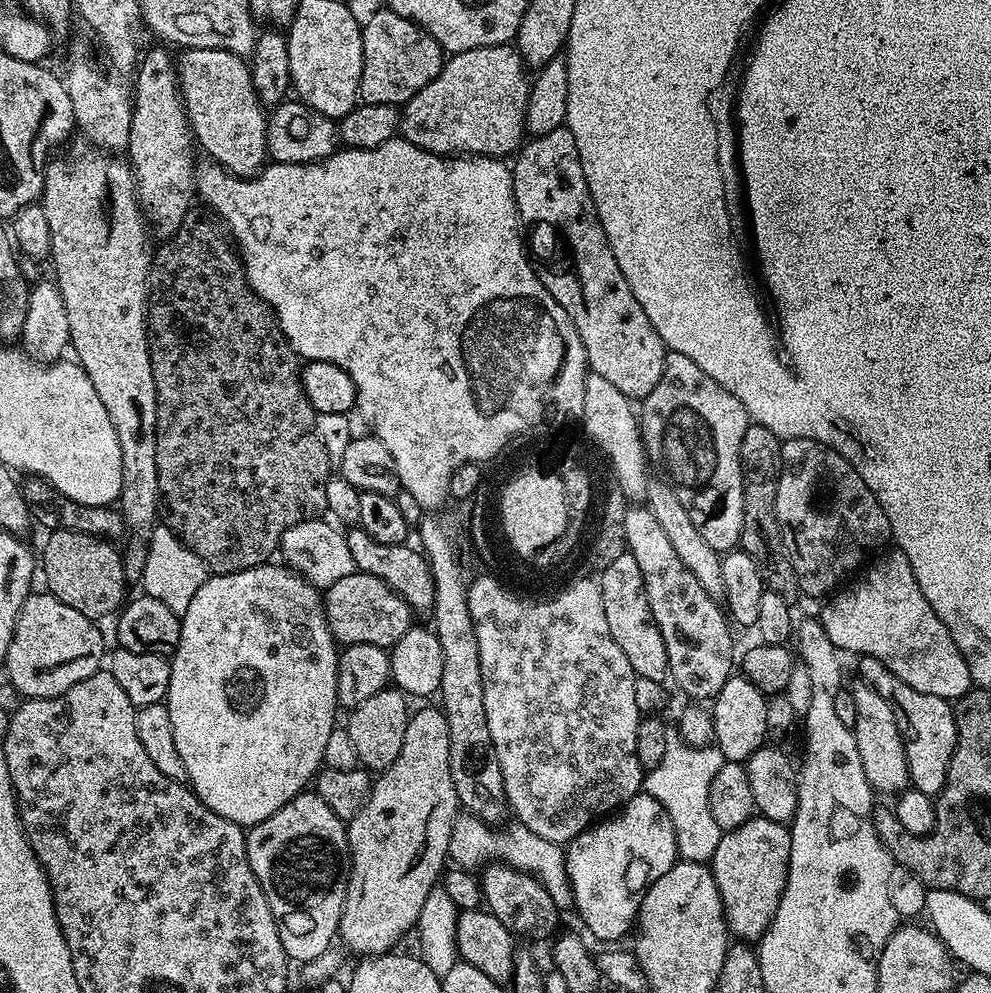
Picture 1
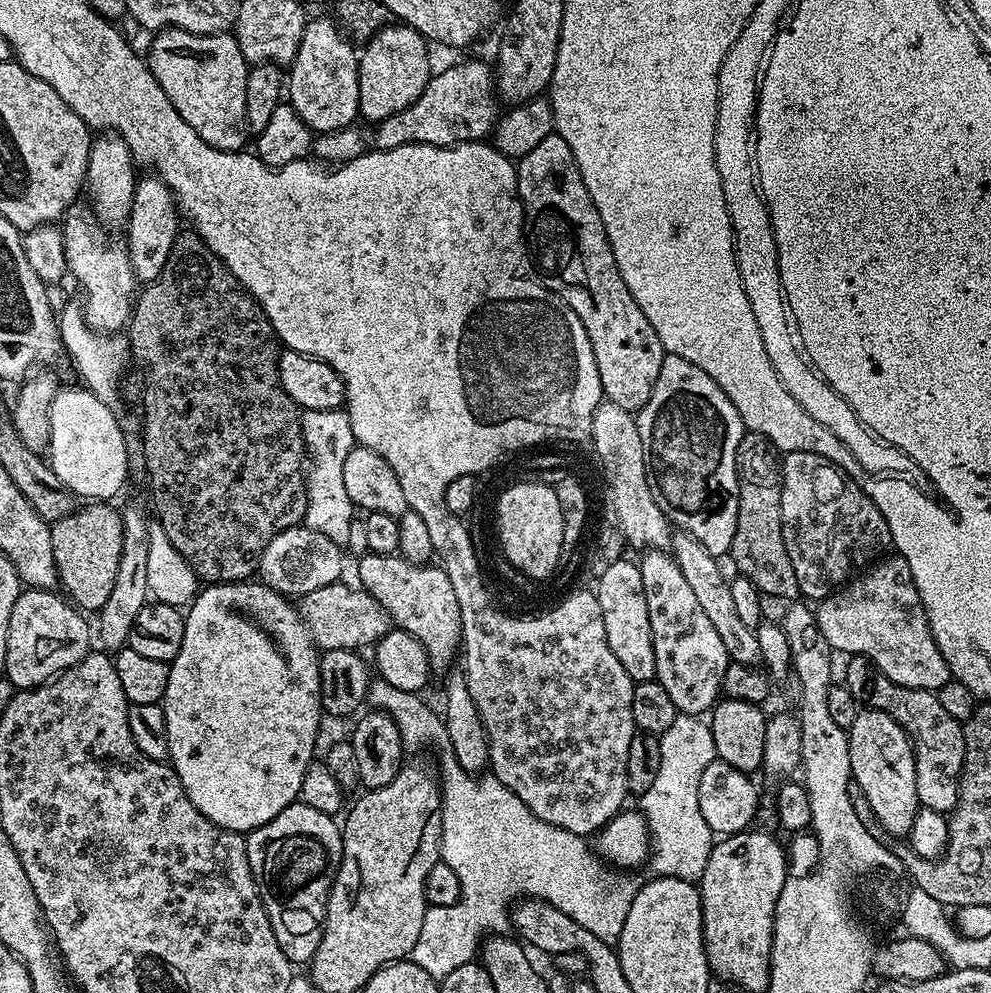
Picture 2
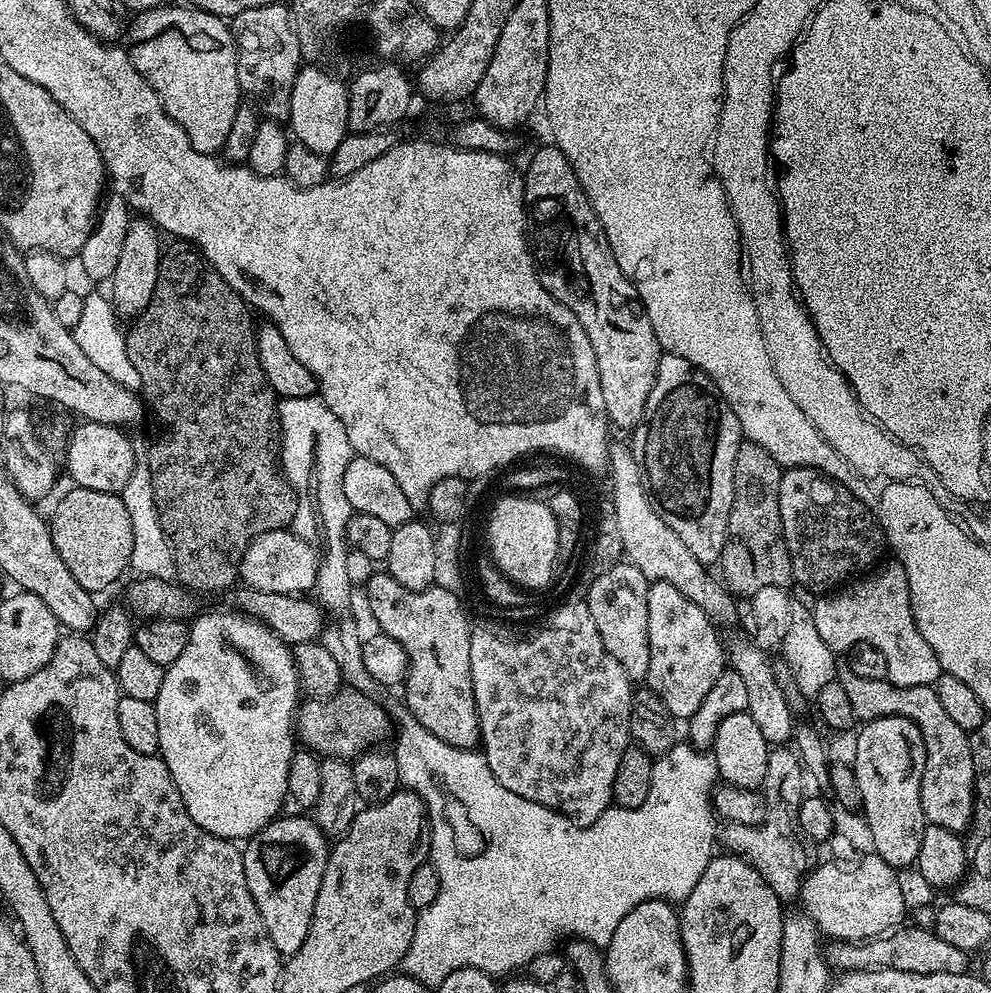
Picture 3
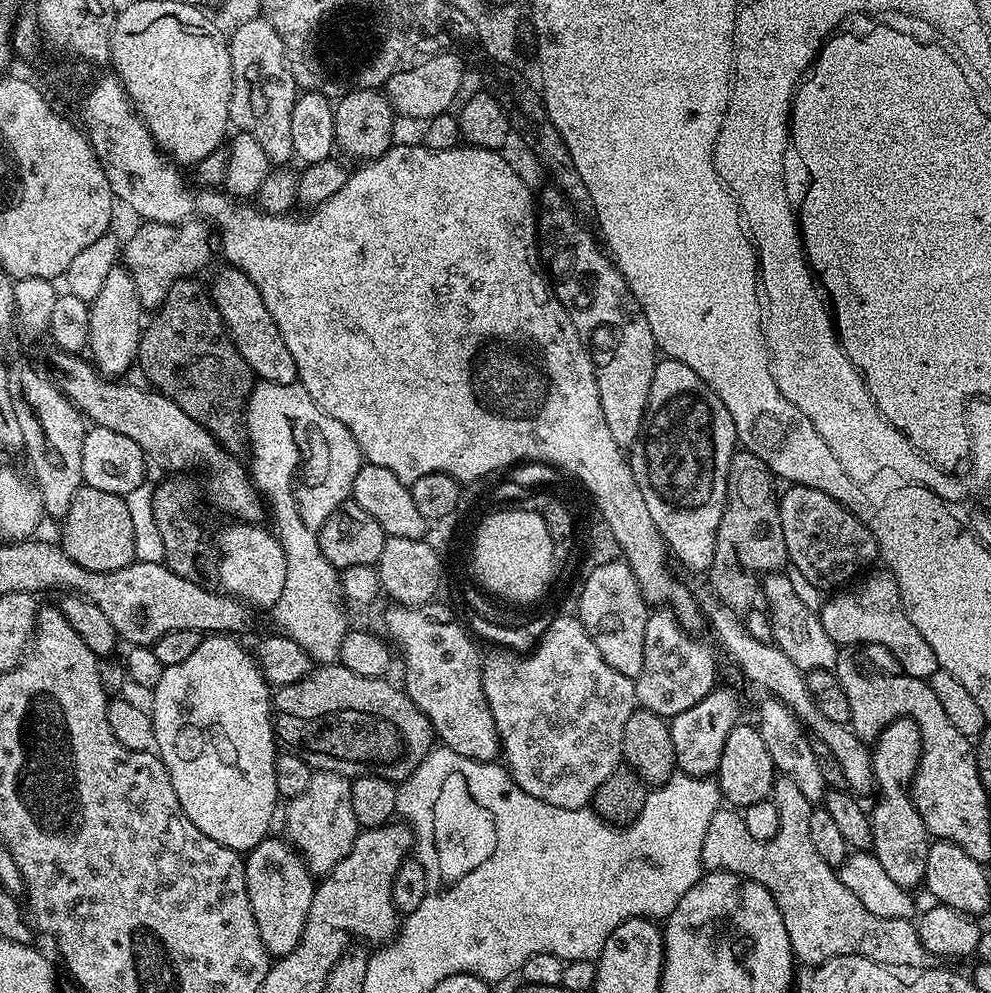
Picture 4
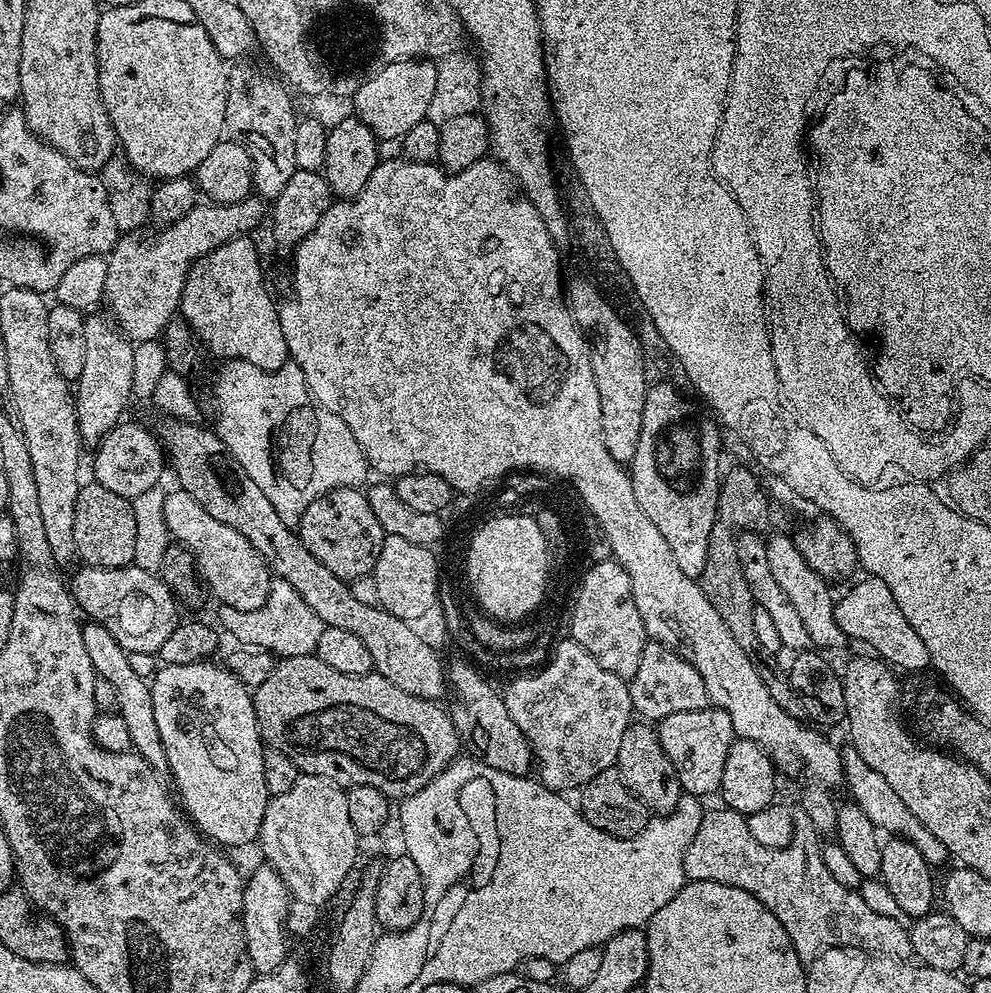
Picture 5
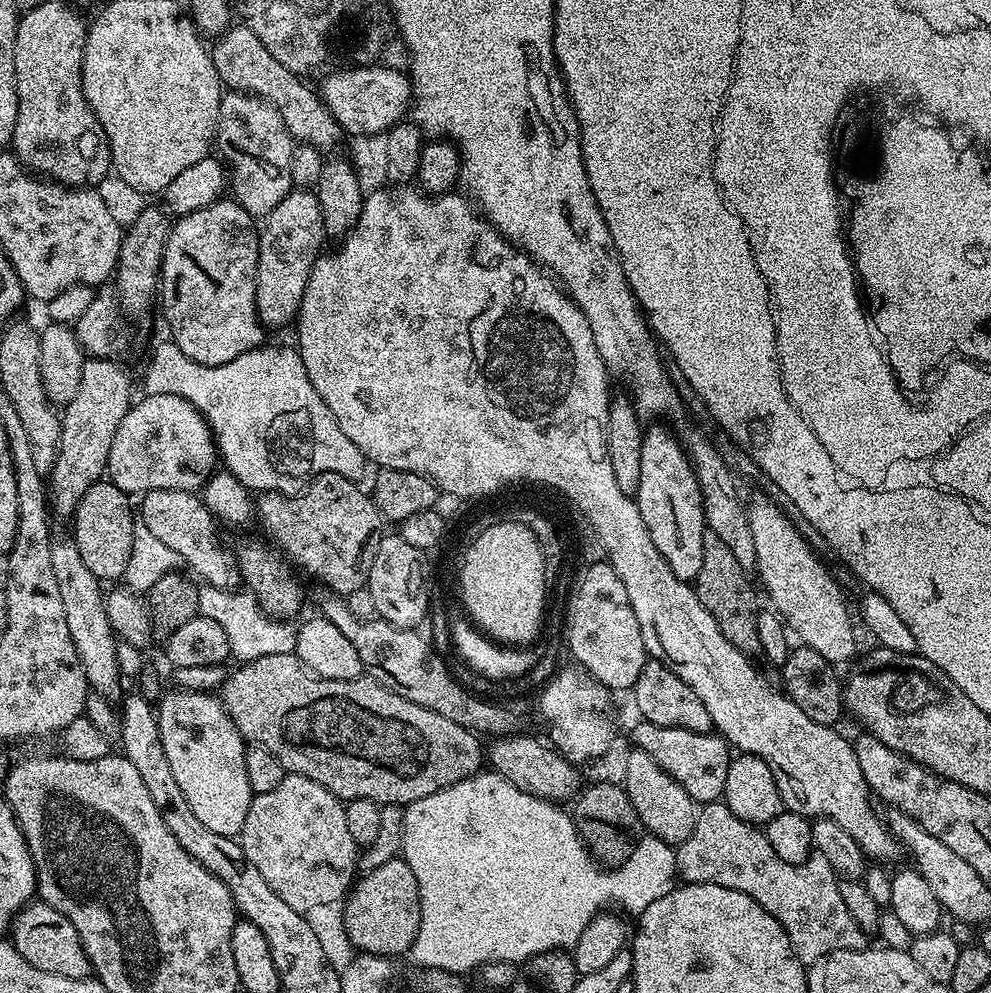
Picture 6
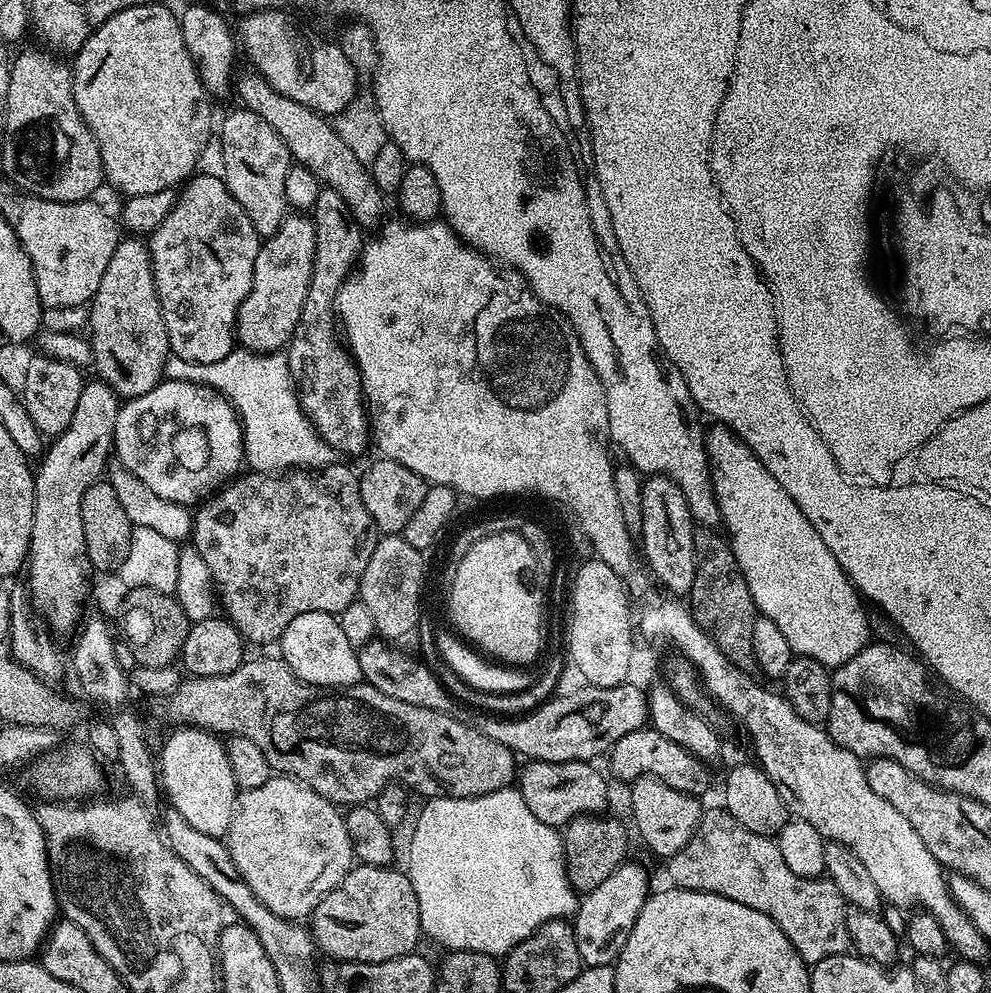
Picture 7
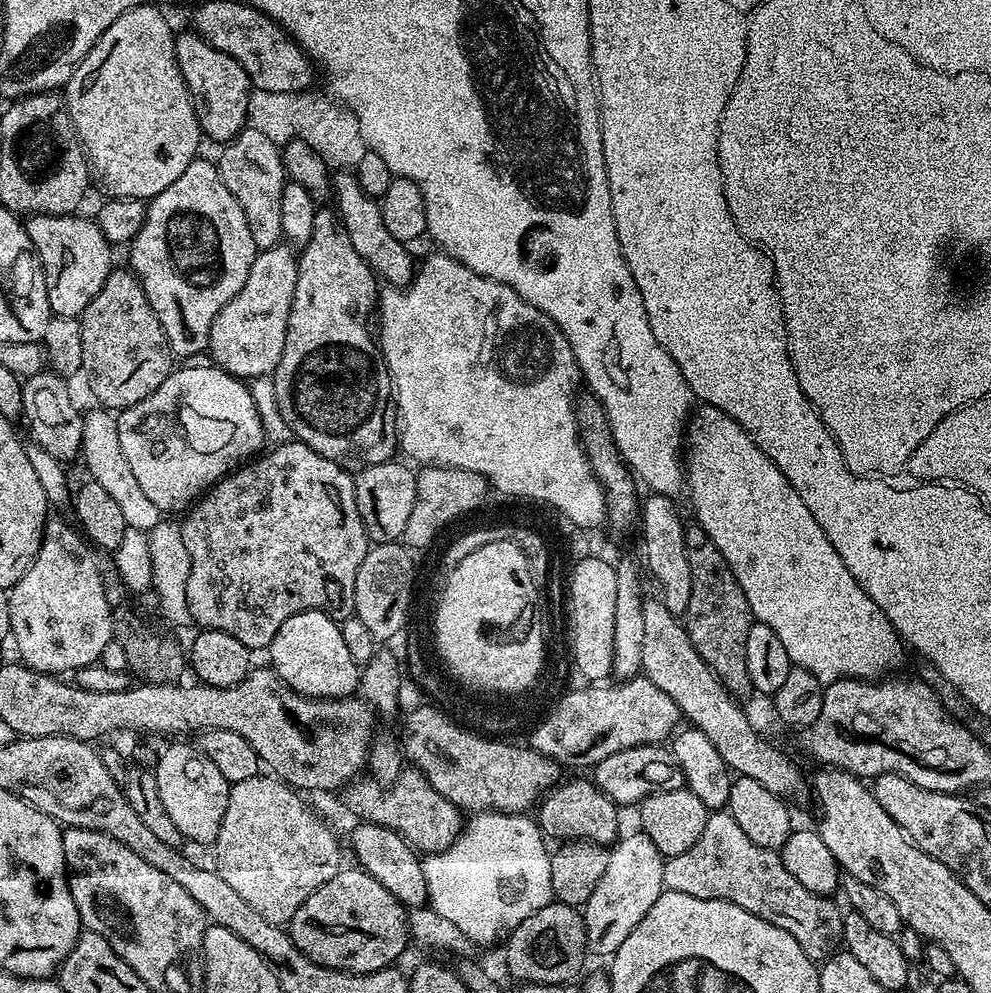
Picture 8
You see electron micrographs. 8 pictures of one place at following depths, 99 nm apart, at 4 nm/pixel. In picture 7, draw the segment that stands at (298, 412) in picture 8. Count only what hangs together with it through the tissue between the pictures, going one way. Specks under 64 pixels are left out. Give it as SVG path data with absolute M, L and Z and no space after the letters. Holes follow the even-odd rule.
M321 187L310 215L316 227L314 266L300 321L286 349L288 365L300 394L302 410L321 438L338 454L360 456L370 448L370 420L362 407L360 369L346 355L338 335L336 295L357 267L362 251L362 229L350 214L350 206L346 206L333 188Z

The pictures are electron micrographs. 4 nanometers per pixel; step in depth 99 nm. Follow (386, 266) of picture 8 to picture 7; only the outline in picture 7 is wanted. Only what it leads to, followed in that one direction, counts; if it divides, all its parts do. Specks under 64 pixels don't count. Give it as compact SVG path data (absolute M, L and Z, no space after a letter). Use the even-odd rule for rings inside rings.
M247 70L235 77L234 92L240 95L239 103L251 112L258 113L286 142L288 152L295 163L310 169L325 188L333 188L341 195L346 206L350 206L350 214L356 219L361 229L375 229L385 219L384 201L386 196L380 192L379 186L375 184L369 165L358 160L353 150L342 142L342 138L336 133L335 127L320 113L302 106L302 102L294 102L274 90L255 70Z

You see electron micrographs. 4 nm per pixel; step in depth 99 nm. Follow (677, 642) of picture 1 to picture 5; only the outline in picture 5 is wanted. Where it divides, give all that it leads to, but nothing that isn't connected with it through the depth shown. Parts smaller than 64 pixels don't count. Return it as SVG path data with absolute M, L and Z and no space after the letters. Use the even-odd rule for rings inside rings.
M655 642L645 643L642 662L638 662L638 674L628 681L632 707L645 721L659 722L670 714L682 714L682 710L702 710L709 707L708 687L690 662L686 662L673 648Z

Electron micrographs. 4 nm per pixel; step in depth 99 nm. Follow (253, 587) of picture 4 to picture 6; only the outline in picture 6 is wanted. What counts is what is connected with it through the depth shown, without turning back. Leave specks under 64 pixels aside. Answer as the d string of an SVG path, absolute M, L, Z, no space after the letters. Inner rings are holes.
M154 490L143 493L139 500L139 521L149 527L165 546L170 546L170 550L178 553L181 561L185 565L189 564L193 568L191 571L201 581L215 588L236 590L241 587L240 565L237 557L233 553L231 556L220 545L220 536L216 533L217 521L197 493L182 490Z

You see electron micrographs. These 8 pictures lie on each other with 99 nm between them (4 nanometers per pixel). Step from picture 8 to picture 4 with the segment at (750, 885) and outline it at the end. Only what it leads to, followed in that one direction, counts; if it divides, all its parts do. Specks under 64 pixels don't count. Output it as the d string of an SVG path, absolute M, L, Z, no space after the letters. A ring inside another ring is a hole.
M785 779L784 800L778 834L769 840L759 840L746 830L746 822L739 811L731 807L721 807L720 811L710 818L710 826L706 830L706 839L702 842L702 865L710 872L729 872L747 880L758 882L770 890L774 902L778 906L778 914L782 914L782 922L786 926L786 934L790 934L792 955L797 961L811 966L825 964L830 958L839 956L865 956L877 960L879 964L889 964L891 968L910 968L924 970L929 967L930 957L926 946L922 946L922 938L918 938L916 924L911 919L876 917L846 888L838 875L837 869L830 867L822 858L818 858L818 850L814 850L814 842L810 842L810 814L814 805L798 790L794 782Z

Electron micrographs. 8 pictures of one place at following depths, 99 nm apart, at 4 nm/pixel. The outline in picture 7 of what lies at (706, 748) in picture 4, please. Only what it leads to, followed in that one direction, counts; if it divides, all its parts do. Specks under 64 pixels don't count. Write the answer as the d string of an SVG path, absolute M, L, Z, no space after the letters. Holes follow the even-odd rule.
M651 726L630 730L630 734L618 738L618 742L614 742L608 749L607 760L613 774L625 782L637 780L639 776L653 776L666 782L666 786L674 786L674 790L697 798L703 797L703 792L712 784L709 765L705 761L690 754L690 750L678 746L678 742L670 742L666 734L658 734L658 730Z

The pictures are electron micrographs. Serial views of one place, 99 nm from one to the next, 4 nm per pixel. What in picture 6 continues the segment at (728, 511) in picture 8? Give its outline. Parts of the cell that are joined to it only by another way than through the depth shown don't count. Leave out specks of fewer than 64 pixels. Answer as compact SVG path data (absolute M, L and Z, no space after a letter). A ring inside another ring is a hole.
M756 500L747 505L750 530L754 534L755 575L760 575L768 596L784 624L805 648L818 650L822 658L839 662L856 652L856 636L852 633L852 616L844 601L844 592L836 585L828 568L792 525L792 520L772 500Z

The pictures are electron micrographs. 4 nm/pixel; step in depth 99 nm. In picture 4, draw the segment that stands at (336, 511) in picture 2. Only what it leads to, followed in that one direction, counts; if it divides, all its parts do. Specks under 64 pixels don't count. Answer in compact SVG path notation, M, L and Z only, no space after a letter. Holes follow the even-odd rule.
M260 380L246 401L246 440L252 443L250 479L261 497L270 505L270 516L276 519L274 535L286 554L286 586L282 586L282 598L270 609L270 616L283 635L289 636L317 664L335 664L341 659L344 639L350 631L348 616L340 605L342 601L341 573L322 554L320 531L337 508L351 497L354 478L362 463L360 447L333 416L324 411L310 398L303 384L275 384Z

